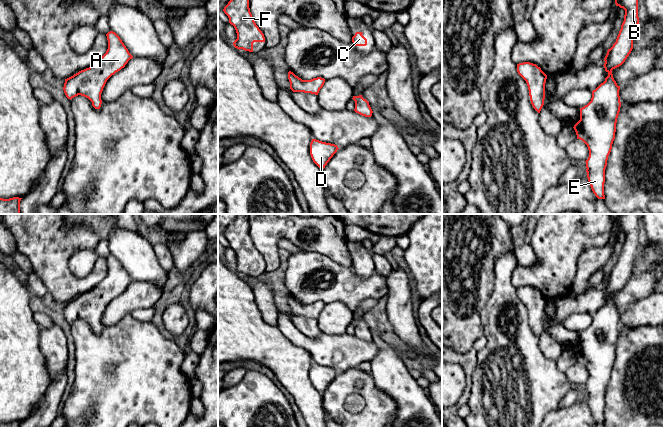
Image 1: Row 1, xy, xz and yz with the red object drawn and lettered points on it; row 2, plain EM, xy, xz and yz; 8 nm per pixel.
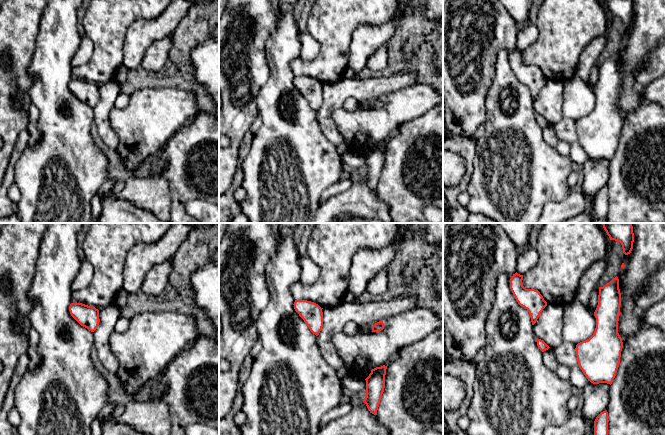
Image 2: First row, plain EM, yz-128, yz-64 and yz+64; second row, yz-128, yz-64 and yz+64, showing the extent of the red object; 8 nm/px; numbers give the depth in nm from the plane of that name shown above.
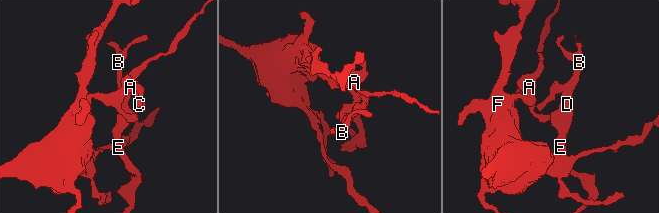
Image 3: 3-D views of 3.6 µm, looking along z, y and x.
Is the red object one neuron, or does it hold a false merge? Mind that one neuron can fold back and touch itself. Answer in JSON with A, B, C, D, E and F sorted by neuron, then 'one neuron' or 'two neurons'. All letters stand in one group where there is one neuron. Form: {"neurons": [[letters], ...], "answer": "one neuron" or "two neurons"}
{"neurons": [["A", "C", "F"], ["B", "D", "E"]], "answer": "two neurons"}

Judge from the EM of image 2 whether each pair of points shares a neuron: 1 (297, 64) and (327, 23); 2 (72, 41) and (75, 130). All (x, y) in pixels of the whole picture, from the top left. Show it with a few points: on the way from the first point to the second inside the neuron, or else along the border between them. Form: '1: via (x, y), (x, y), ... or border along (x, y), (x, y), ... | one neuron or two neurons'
1: via (312, 65), (327, 52), (327, 38) | one neuron
2: via (54, 64), (54, 111) | one neuron

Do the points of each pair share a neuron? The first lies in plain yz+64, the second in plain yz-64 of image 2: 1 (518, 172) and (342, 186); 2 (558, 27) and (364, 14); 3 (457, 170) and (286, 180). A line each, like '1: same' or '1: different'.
1: different
2: same
3: different

